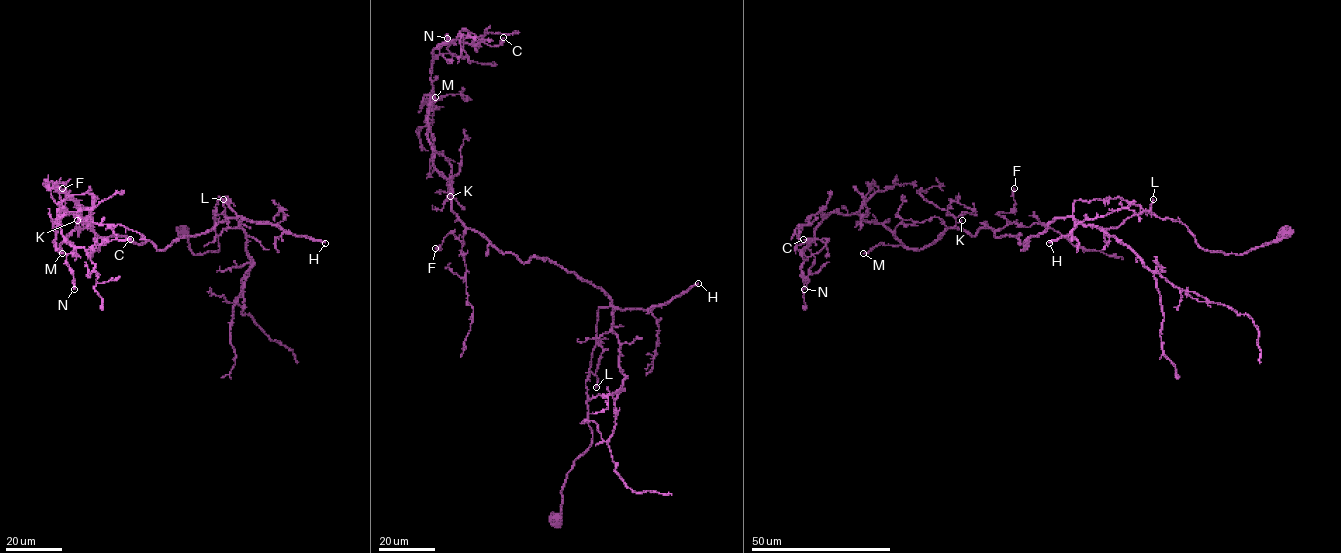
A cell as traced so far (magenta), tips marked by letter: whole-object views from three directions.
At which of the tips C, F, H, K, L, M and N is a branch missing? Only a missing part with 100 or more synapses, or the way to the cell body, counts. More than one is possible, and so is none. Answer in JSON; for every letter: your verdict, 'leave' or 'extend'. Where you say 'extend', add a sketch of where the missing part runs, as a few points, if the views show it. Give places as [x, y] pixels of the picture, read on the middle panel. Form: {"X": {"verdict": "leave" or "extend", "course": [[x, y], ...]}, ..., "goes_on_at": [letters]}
{"C": {"verdict": "leave"}, "F": {"verdict": "leave"}, "H": {"verdict": "extend"}, "K": {"verdict": "leave"}, "L": {"verdict": "leave"}, "M": {"verdict": "leave"}, "N": {"verdict": "leave"}, "goes_on_at": ["H"]}

